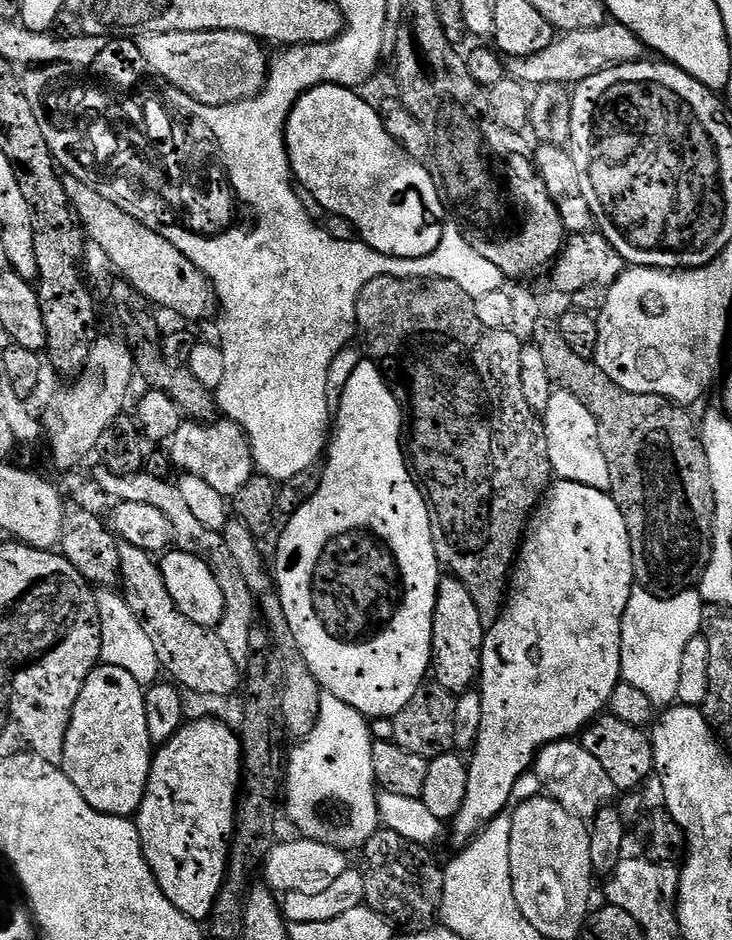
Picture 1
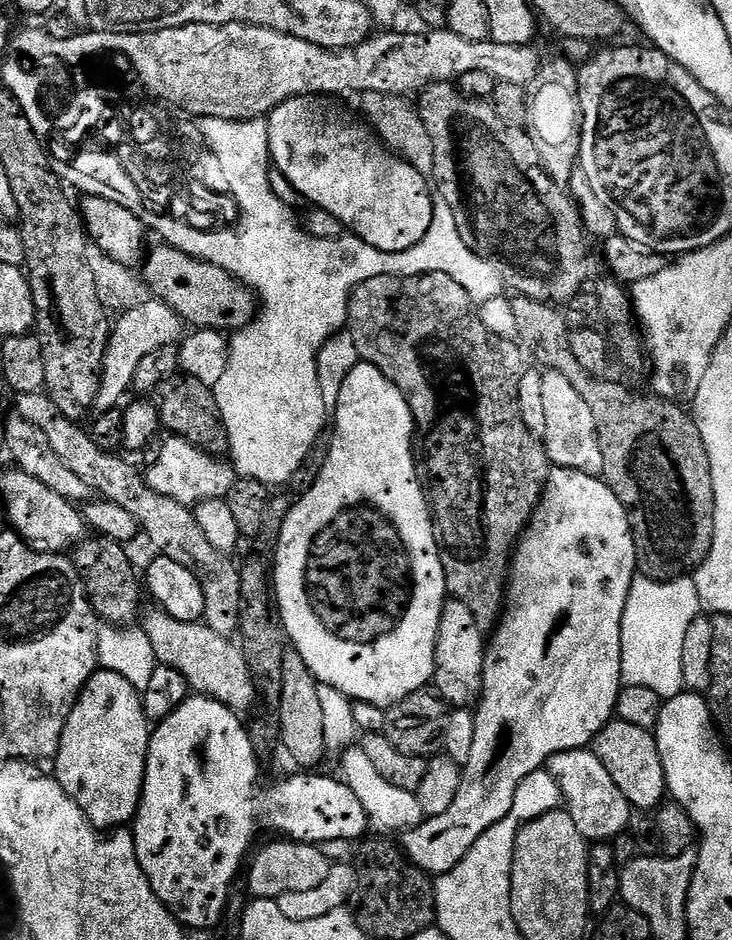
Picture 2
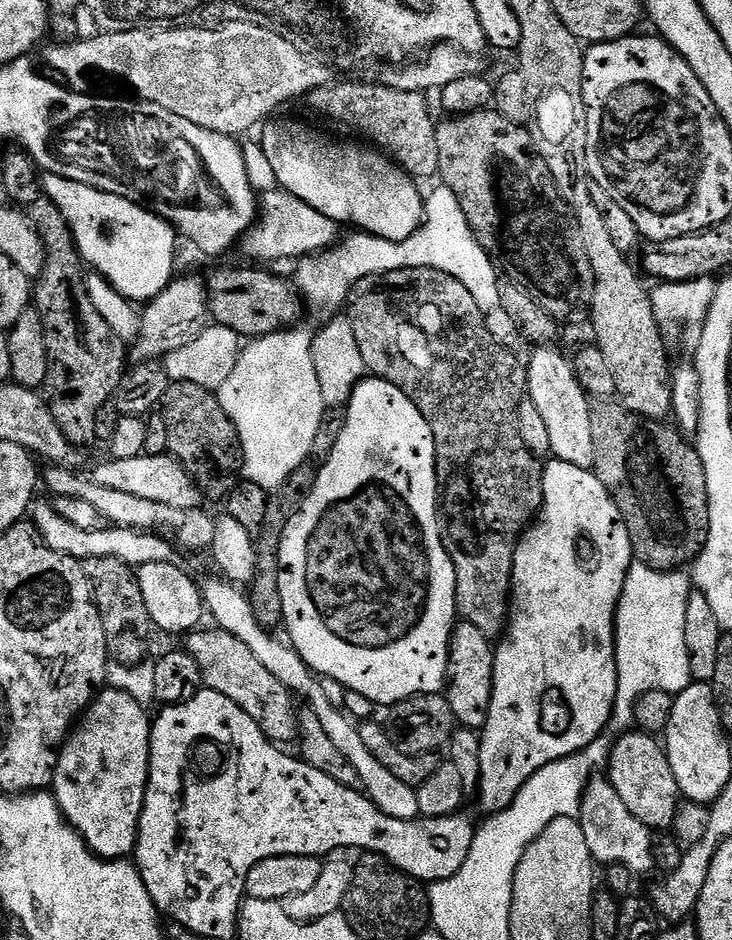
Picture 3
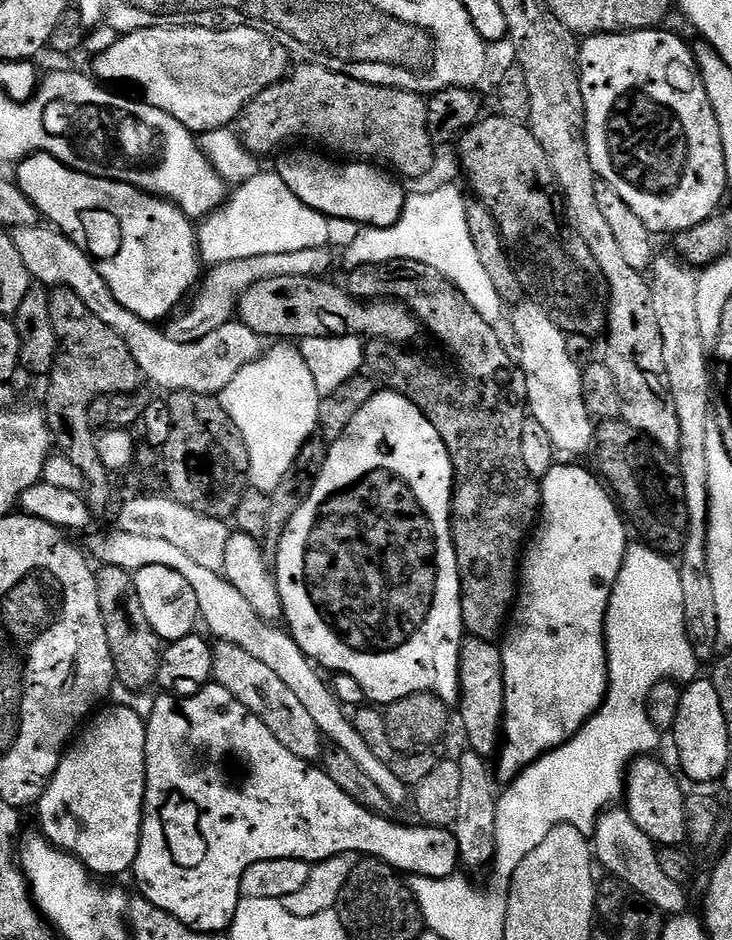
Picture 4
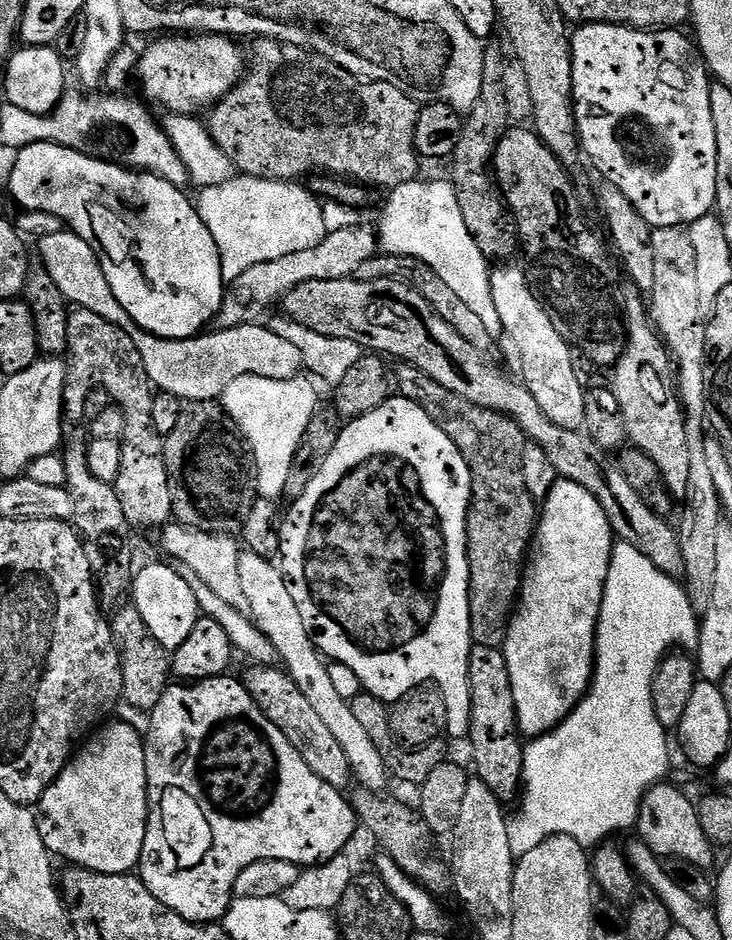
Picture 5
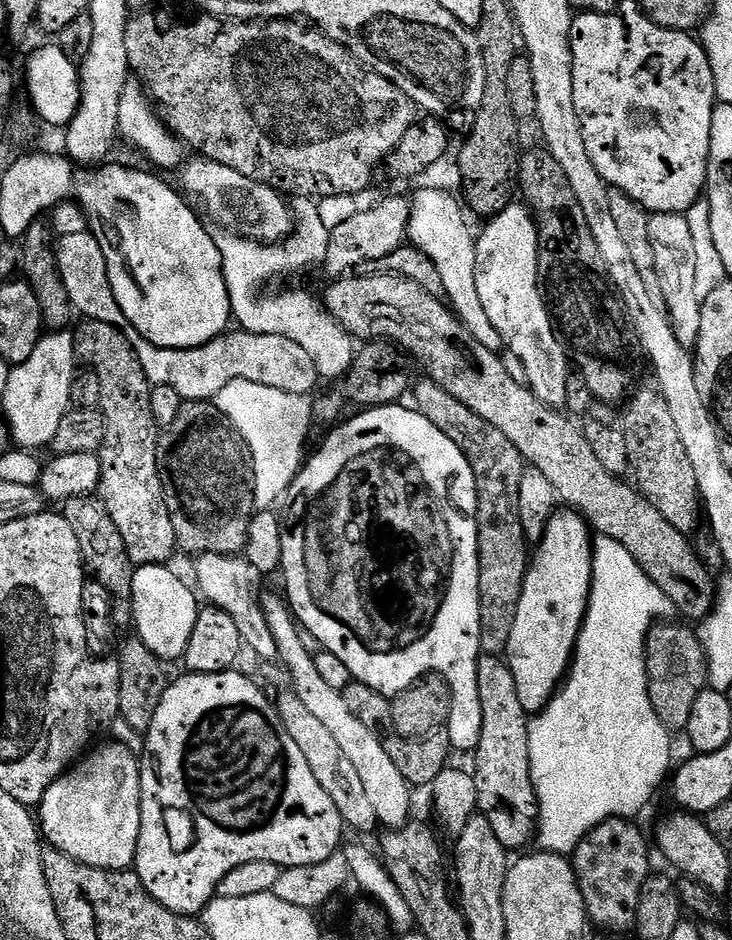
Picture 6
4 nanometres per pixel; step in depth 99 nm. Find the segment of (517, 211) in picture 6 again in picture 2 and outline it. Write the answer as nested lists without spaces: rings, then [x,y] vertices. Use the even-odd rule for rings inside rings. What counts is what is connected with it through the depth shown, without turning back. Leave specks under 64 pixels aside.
[[[548,370],[543,373],[543,377],[542,398],[546,405],[546,430],[542,434],[542,443],[548,451],[549,461],[558,468],[603,477],[602,452],[599,450],[594,414],[591,413],[590,406],[562,373]]]

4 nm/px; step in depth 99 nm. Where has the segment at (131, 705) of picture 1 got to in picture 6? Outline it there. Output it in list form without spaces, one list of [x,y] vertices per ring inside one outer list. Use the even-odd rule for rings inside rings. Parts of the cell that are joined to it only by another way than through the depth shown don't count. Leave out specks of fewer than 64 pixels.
[[[107,742],[89,751],[46,790],[38,806],[38,827],[43,839],[62,854],[86,866],[108,868],[112,872],[131,869],[136,862],[140,833],[140,760],[126,746]]]

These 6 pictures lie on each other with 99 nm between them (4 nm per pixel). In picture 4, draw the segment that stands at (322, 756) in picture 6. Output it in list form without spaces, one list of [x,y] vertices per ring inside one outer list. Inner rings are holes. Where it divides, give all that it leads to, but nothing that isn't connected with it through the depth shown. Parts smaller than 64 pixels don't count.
[[[221,640],[212,650],[212,675],[215,683],[230,690],[230,694],[234,694],[234,698],[238,698],[238,702],[242,702],[242,706],[257,716],[266,730],[270,730],[270,734],[274,734],[274,738],[290,750],[290,754],[309,762],[321,759],[326,744],[314,718],[310,718],[308,711],[302,707],[302,701],[294,695],[294,690],[290,690],[290,686],[286,686],[274,670],[269,670],[263,662],[258,662],[258,658],[246,654],[242,646]]]

